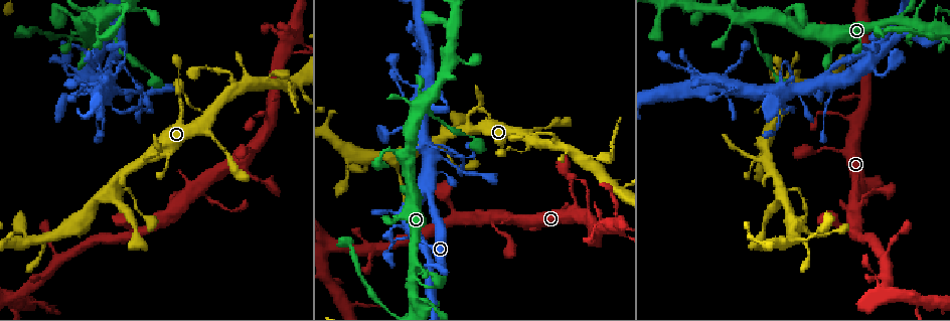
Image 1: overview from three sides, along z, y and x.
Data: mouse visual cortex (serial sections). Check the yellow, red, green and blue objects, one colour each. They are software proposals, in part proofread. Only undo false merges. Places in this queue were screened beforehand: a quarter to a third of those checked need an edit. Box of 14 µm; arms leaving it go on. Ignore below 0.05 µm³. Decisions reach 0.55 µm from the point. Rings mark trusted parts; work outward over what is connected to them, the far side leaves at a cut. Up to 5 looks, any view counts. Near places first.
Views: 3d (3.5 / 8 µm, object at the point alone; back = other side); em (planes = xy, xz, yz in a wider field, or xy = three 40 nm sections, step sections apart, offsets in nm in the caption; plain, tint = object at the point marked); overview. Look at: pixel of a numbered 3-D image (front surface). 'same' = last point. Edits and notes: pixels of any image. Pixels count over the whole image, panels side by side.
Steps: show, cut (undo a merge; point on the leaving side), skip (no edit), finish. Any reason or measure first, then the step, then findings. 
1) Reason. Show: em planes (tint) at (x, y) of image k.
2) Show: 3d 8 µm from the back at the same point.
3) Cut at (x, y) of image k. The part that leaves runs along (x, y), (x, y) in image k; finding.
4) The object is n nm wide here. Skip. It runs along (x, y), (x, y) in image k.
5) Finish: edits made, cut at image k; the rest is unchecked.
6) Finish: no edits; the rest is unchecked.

Abrupt turn. Show: 3d 3.5 µm at (73, 45) of image 1.

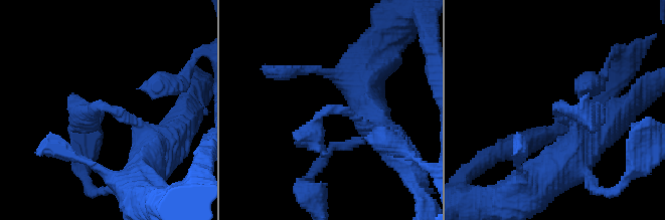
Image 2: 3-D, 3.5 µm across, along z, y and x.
Show: em xy step 2 (tint) at (105, 107) of image 2.

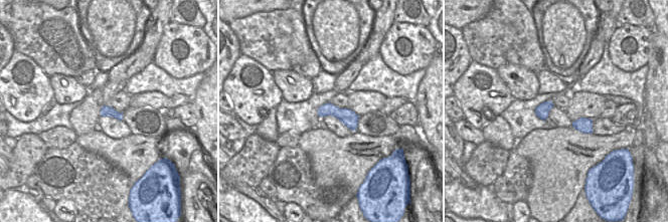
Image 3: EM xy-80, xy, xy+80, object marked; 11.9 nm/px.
Skip. It runs along (155, 152), (112, 108), (88, 115), (103, 105) in image 2; continuous, no second cell.

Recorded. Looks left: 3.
Calibre changes. Show: 3d 8 µm at (585, 158) of image 1.

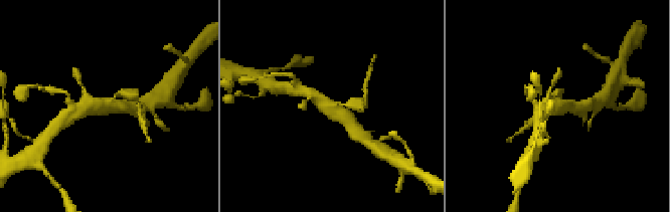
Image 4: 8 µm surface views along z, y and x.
Closer look. Show: 3d 3.5 µm at (105, 103) of image 4.

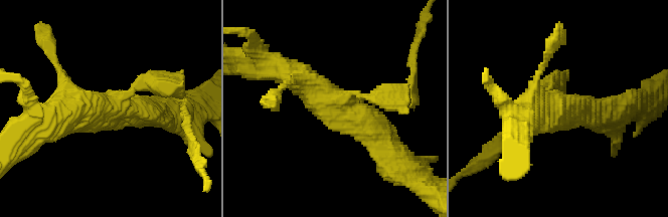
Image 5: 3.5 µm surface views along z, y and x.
Skip. It runs along (282, 68), (338, 102), (384, 149) in image 5; continuous, no second cell.

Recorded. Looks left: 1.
Finish: no edits; the rest is unchecked.

